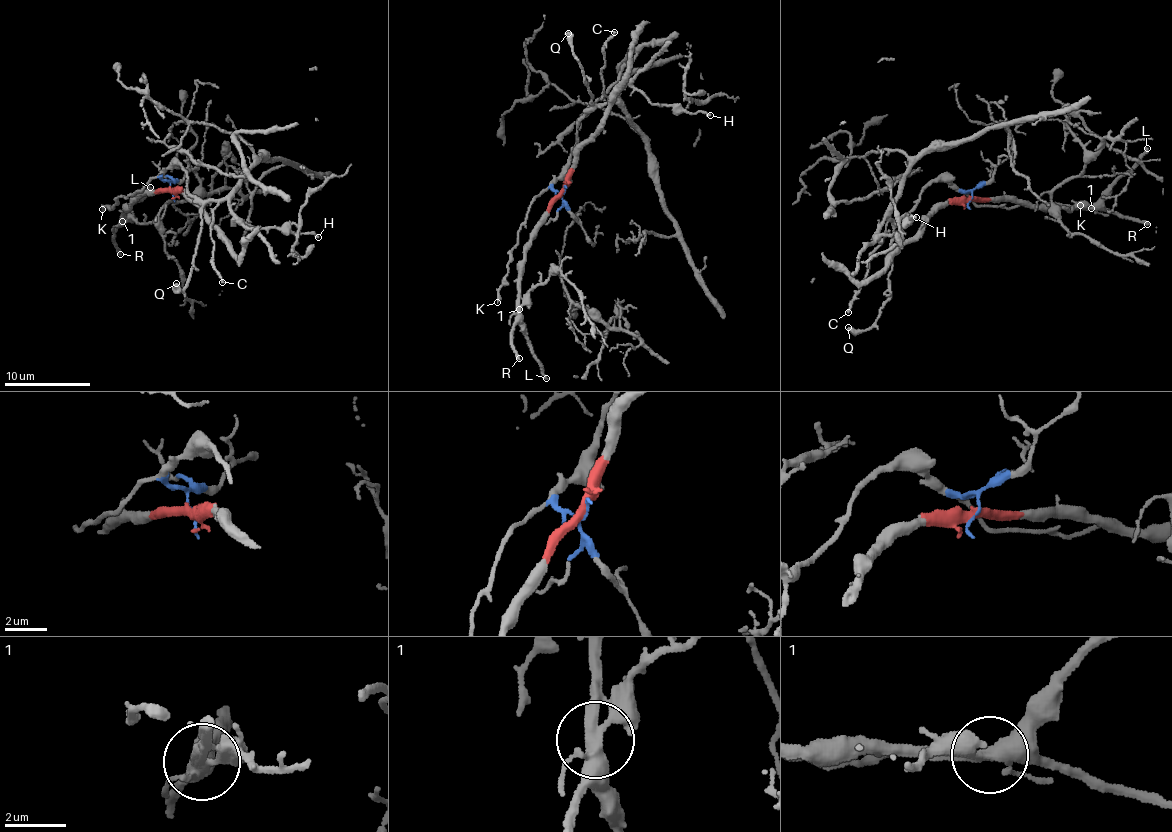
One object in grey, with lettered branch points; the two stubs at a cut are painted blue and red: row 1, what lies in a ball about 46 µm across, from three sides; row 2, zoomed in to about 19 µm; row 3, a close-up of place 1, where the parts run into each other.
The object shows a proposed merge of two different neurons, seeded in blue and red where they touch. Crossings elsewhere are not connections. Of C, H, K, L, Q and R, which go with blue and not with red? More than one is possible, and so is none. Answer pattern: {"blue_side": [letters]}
{"blue_side": ["C", "H", "K", "Q"]}

